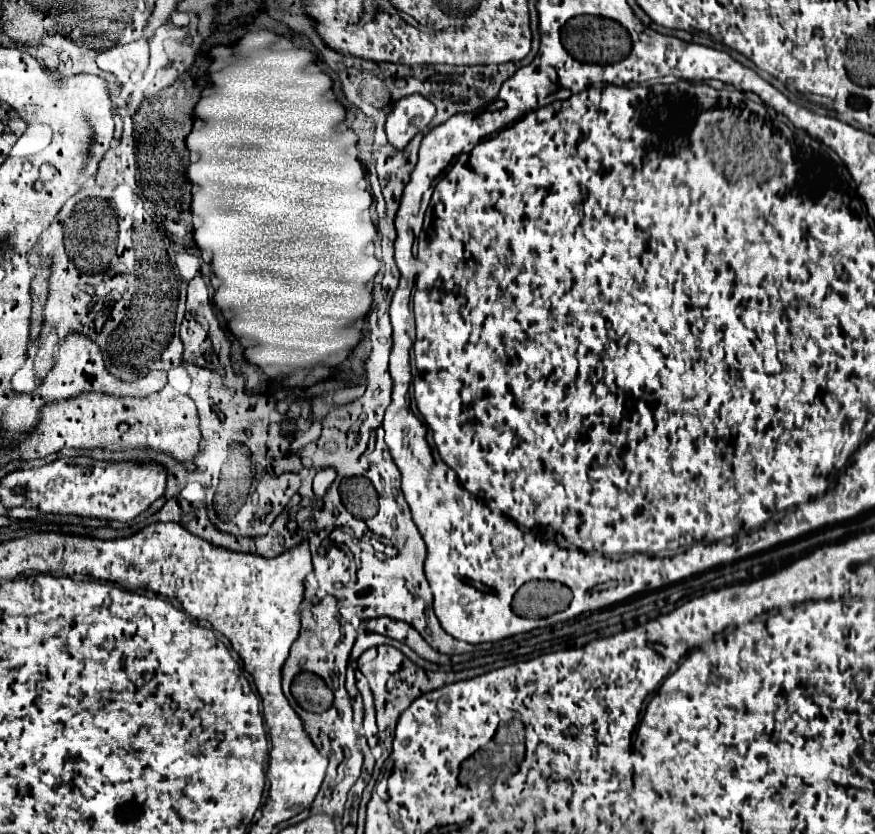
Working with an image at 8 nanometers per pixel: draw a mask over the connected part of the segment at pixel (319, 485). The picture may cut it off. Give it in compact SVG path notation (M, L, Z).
M334 469L318 471L316 477L314 477L314 493L316 493L316 497L322 497L322 493L326 493L326 489L332 485L334 479L336 479L336 471Z

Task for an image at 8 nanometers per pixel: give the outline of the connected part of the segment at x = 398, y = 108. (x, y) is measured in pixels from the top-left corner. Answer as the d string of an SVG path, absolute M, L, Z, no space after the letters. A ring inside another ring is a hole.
M422 95L402 97L402 101L394 103L392 113L388 115L388 121L386 121L388 143L394 149L402 151L416 133L428 127L434 113L436 113L434 105Z

